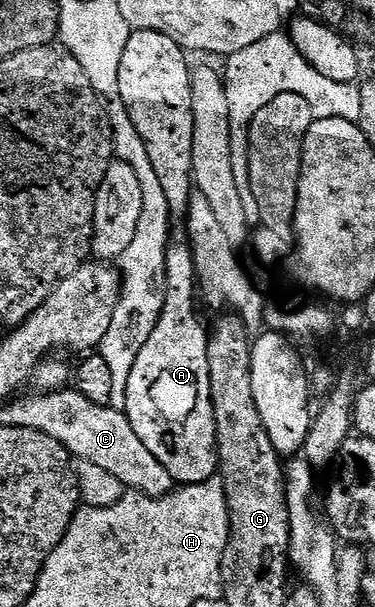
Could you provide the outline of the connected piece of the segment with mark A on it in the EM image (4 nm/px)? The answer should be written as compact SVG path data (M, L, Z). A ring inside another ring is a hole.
M134 30L125 43L125 55L121 55L121 67L115 78L121 91L121 99L125 103L125 111L129 111L129 119L133 119L133 127L137 127L137 135L145 139L145 151L149 151L149 160L153 163L153 171L165 190L165 199L169 199L169 211L172 224L171 237L167 240L167 294L163 300L163 310L159 316L157 327L153 327L153 335L149 335L145 347L137 354L137 363L133 363L133 371L129 371L129 387L127 388L127 404L125 412L133 431L137 431L137 439L149 447L153 459L169 471L172 482L180 486L196 485L216 476L219 467L219 451L217 431L215 430L215 412L211 402L209 387L209 355L207 354L208 326L202 325L195 318L195 256L191 250L191 240L187 237L187 220L189 203L193 192L193 99L191 98L192 66L187 66L188 54L169 35L161 35L157 31Z

